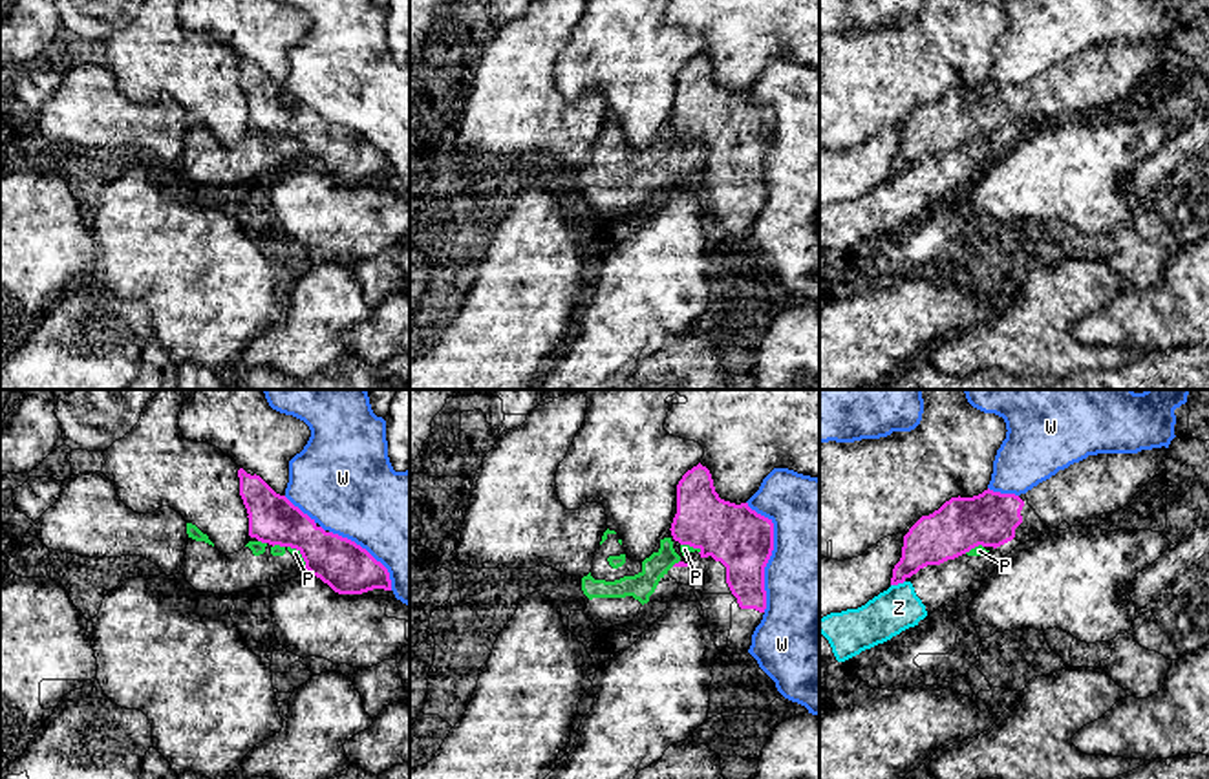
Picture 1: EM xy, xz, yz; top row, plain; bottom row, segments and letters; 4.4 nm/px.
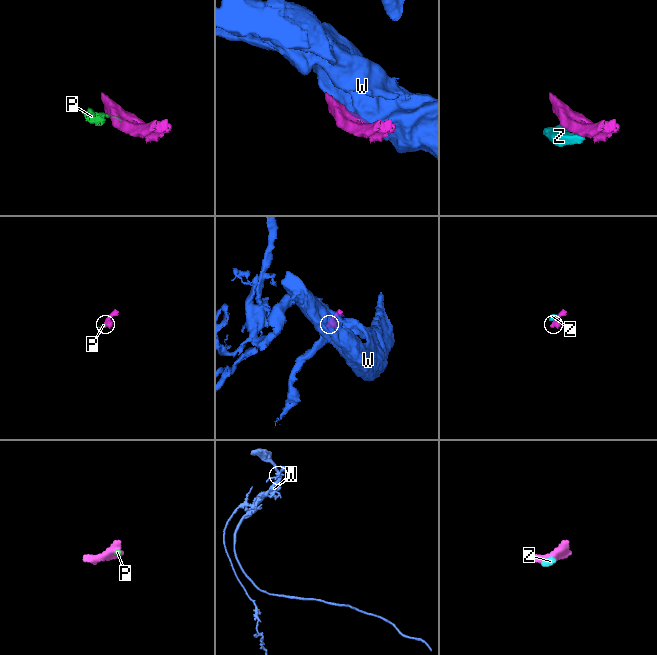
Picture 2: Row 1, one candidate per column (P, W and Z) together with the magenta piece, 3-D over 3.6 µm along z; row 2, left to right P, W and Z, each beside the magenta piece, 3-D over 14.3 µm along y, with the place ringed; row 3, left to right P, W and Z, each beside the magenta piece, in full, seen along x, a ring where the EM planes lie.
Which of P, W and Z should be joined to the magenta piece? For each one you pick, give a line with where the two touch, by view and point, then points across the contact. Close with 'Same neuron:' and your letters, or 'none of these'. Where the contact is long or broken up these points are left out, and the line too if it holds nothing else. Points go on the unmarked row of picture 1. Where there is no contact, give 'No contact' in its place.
Same neuron: none of these

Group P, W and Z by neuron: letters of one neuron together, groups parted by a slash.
P Z / W

